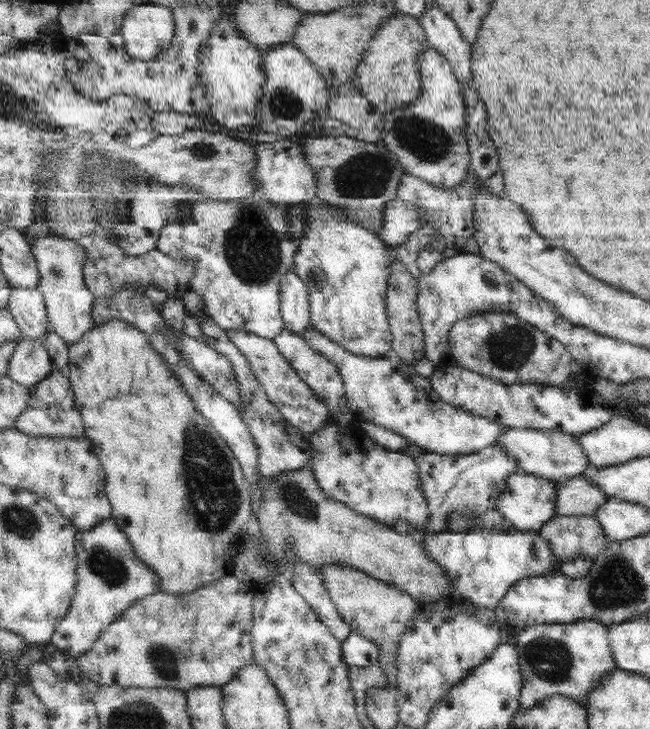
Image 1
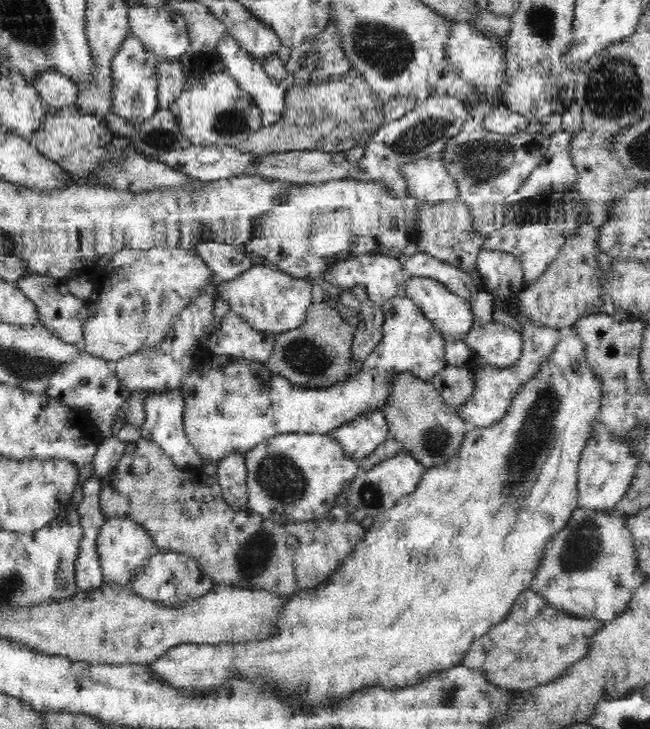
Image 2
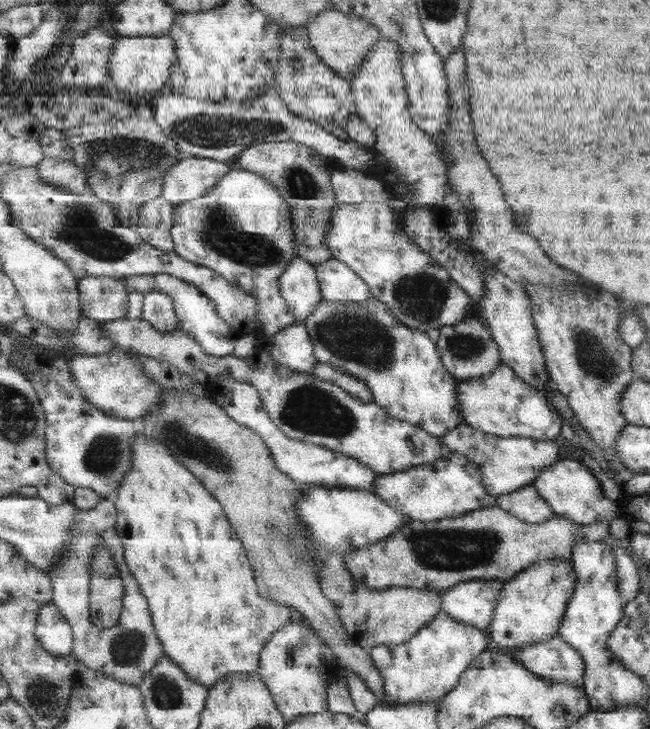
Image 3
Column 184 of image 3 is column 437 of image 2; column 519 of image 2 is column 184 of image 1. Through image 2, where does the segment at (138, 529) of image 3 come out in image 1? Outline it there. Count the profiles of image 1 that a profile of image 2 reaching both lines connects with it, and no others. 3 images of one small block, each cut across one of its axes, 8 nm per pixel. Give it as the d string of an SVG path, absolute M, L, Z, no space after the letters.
M109 320L105 324L93 327L93 330L89 330L79 343L70 344L70 372L68 377L74 389L78 408L82 412L86 424L85 436L94 445L99 460L103 464L103 470L106 472L106 492L114 510L112 518L129 537L138 557L150 565L151 570L155 570L155 574L159 574L160 590L167 592L167 594L175 594L175 596L185 596L185 594L191 594L191 592L211 586L225 576L233 575L236 564L235 558L239 555L241 545L245 542L249 522L255 515L253 498L251 498L252 490L244 477L242 464L235 456L234 451L231 450L230 445L205 420L205 416L197 410L191 396L181 386L181 382L173 376L173 372L167 366L165 359L152 348L149 336L141 332L139 328L135 328L133 324L125 322L125 320Z

